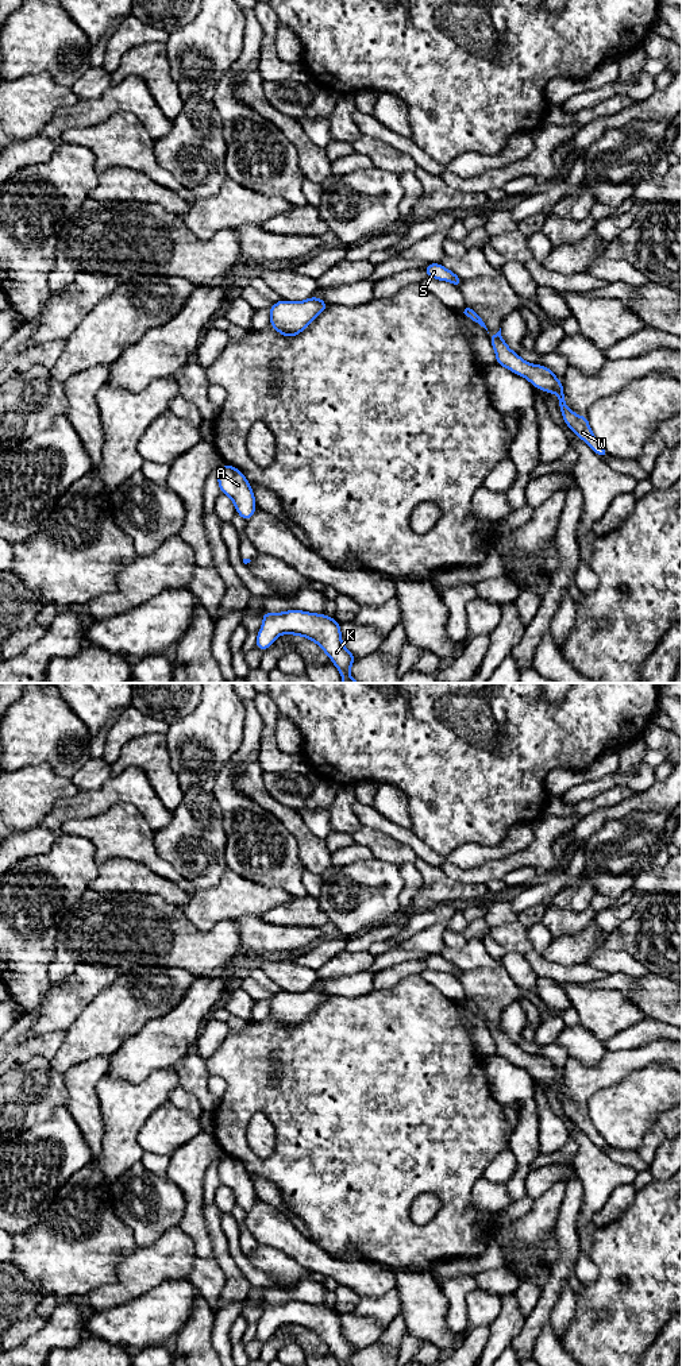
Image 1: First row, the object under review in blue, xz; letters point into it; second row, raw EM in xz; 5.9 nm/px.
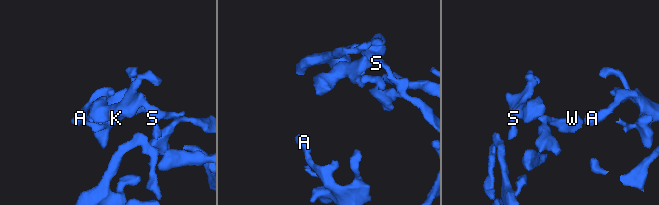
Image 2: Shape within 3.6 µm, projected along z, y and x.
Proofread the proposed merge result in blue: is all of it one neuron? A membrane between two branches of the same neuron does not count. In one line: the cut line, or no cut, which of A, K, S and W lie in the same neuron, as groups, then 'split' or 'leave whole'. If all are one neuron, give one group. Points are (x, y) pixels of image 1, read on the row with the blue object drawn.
cut none; groups A K S W; leave whole

